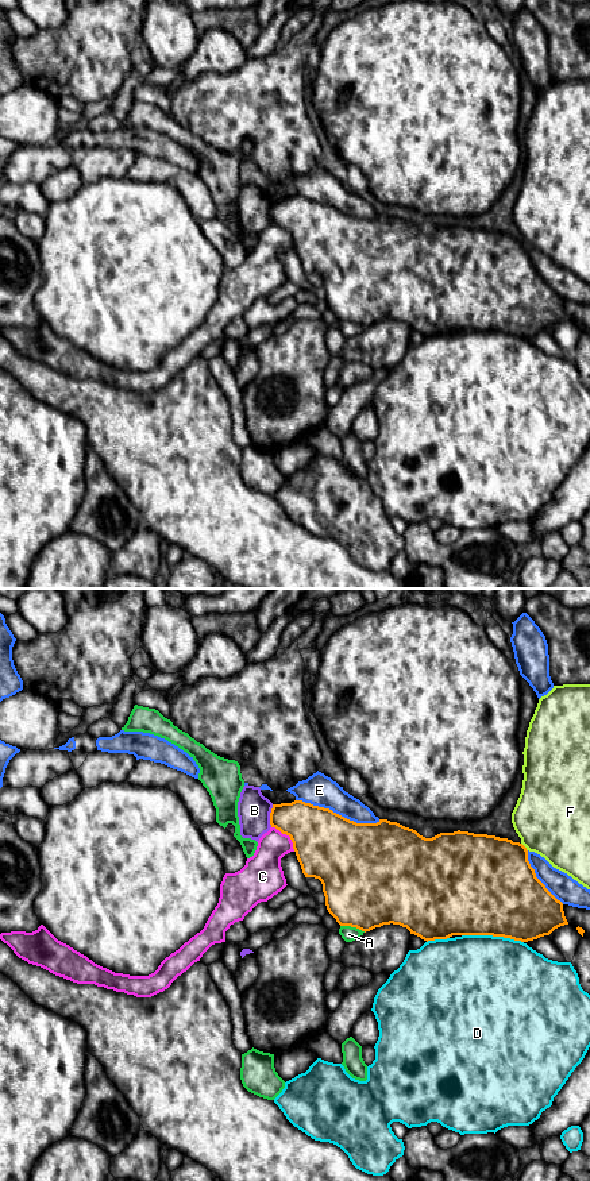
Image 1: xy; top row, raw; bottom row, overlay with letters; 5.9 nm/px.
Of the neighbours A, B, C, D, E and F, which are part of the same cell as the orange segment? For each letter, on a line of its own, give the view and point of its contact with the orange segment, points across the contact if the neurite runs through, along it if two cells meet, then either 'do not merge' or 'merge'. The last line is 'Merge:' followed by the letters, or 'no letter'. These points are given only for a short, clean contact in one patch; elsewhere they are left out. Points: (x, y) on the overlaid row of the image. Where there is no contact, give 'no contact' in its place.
A: meets orange in xy at (353, 926); do not merge
B: meets orange in xy at (270, 815); border along xy (273, 805), (270, 826); do not merge
C: meets orange in xy at (288, 834); do not merge
D: meets orange in xy at (493, 936); do not merge
E: meets orange in xy at (338, 814); do not merge
F: meets orange in xy at (524, 846); border along xy (521, 842), (527, 850); do not merge
Merge: no letter

